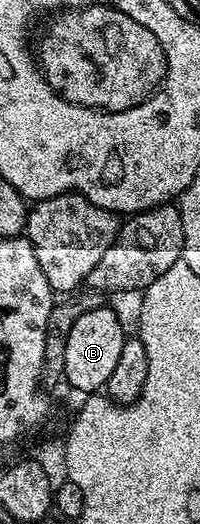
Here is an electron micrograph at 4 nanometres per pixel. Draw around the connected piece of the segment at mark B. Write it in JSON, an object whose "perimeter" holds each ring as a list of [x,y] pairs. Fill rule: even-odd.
{"perimeter":[[[105,304],[101,308],[93,308],[93,312],[85,312],[69,328],[69,336],[65,340],[65,368],[63,378],[75,390],[80,390],[80,395],[90,396],[102,391],[107,385],[109,376],[113,376],[113,368],[117,368],[117,359],[121,357],[121,344],[125,337],[123,322],[110,310],[110,305]]]}

